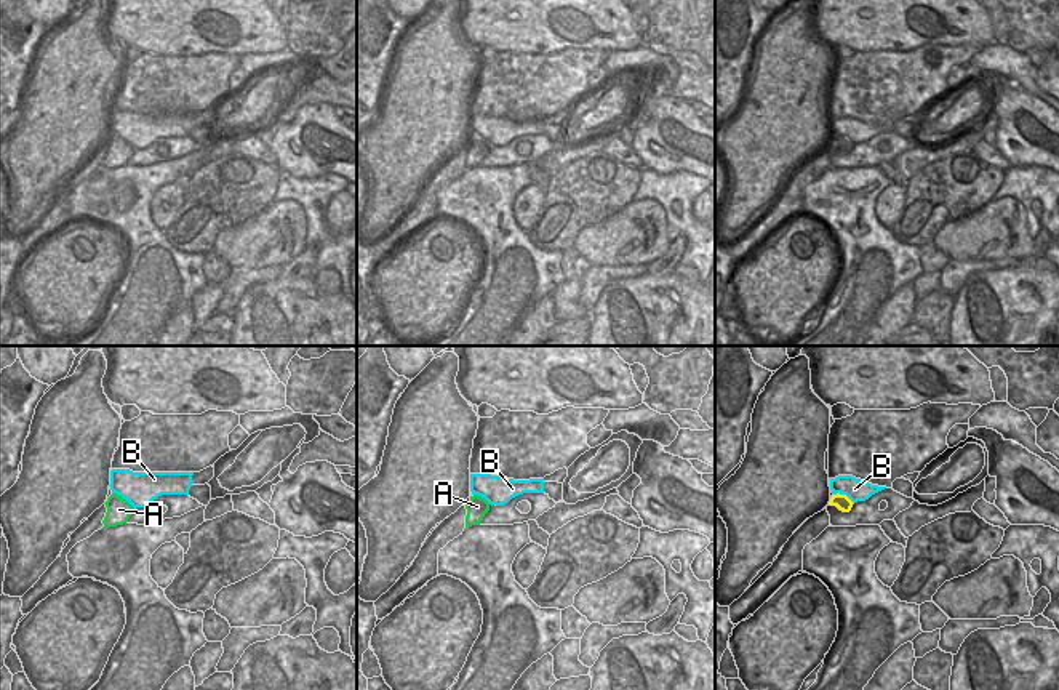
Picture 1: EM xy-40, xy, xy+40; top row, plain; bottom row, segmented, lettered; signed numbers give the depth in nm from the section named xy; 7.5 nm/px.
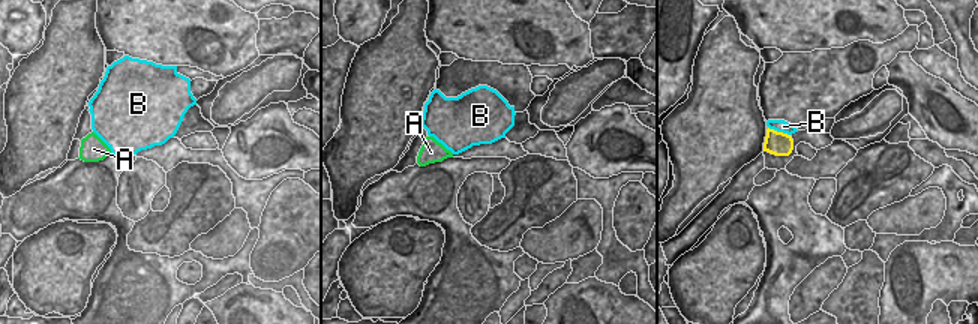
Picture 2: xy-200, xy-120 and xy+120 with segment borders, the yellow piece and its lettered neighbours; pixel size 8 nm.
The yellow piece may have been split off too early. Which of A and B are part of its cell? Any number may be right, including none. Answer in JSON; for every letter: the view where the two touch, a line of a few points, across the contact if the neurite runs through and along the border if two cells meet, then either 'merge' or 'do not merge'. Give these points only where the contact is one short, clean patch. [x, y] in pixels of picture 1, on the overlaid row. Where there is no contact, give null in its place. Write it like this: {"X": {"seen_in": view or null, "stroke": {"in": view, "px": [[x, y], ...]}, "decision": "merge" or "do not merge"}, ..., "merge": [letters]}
{"A": {"seen_in": null, "decision": "do not merge"}, "B": {"seen_in": "xy+40", "stroke": {"in": "xy+40", "px": [[834, 493], [843, 493], [853, 503]]}, "decision": "do not merge"}, "merge": []}

